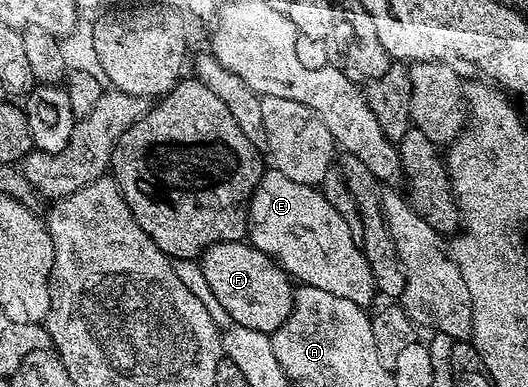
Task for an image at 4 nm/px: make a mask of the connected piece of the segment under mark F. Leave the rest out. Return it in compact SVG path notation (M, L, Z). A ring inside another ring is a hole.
M249 241L217 242L200 255L200 265L212 296L244 328L256 328L256 332L271 335L288 320L294 307L295 283L289 274L264 252L260 252Z

